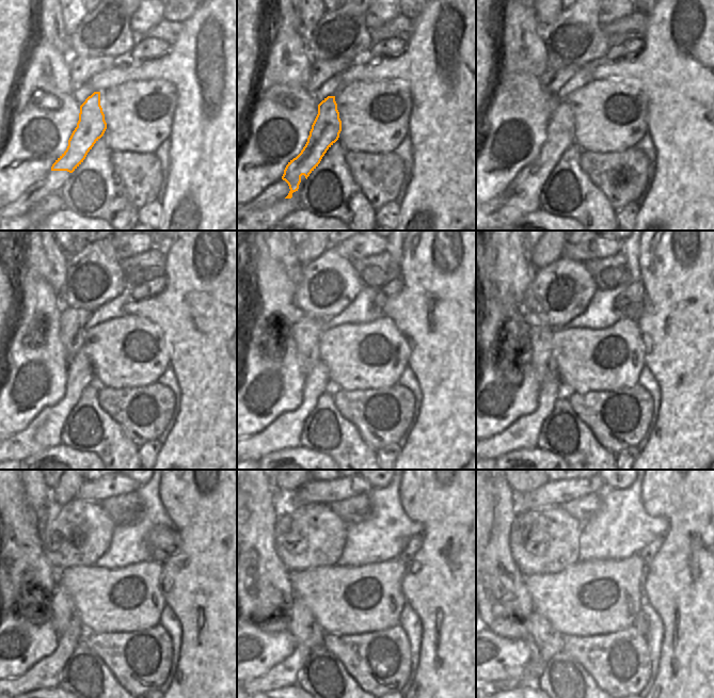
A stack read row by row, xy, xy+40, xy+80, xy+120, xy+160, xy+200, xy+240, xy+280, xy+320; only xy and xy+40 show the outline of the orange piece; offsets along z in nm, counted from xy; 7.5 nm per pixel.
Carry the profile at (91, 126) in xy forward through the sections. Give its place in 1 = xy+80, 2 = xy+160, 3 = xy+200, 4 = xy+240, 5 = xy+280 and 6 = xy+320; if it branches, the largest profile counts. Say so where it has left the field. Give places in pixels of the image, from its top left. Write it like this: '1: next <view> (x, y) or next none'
1: next xy+80 (560, 129)
2: next xy+160 (316, 381)
3: next xy+200 (550, 392)
4: next xy+240 (67, 643)
5: next xy+280 (298, 659)
6: next xy+320 (536, 664)

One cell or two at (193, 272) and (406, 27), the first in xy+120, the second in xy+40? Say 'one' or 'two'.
two

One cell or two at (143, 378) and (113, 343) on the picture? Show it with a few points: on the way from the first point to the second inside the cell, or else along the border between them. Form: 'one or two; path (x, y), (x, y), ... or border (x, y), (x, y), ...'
one; path (135, 369), (122, 357), (120, 351)

